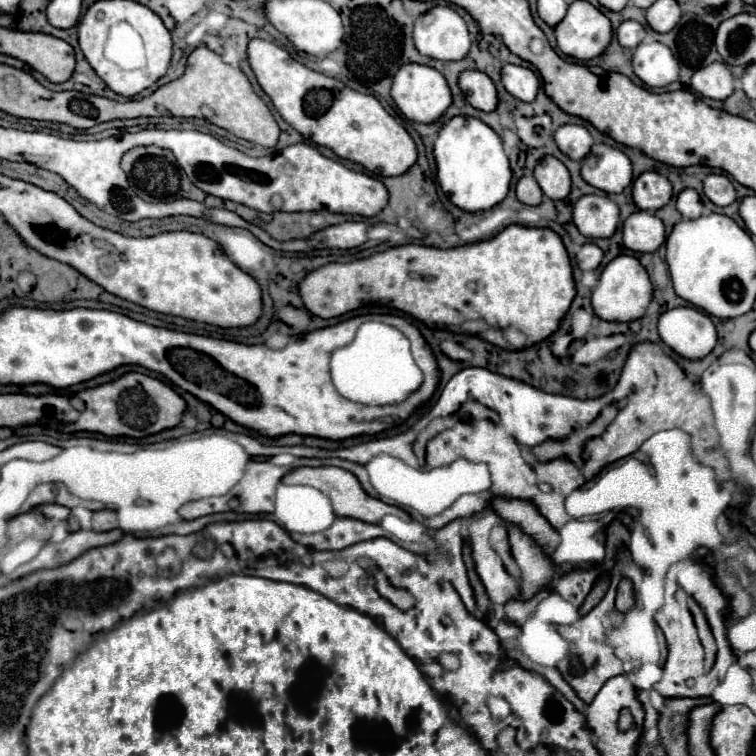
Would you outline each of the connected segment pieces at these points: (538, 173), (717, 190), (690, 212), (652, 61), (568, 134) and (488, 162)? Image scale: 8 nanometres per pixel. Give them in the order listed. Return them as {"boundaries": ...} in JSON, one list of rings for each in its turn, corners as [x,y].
{"boundaries":[[[[544,157],[534,169],[534,177],[546,197],[556,201],[568,197],[572,185],[570,173],[564,167],[564,163],[558,161],[556,157]]],[[[710,173],[704,179],[704,195],[718,207],[726,207],[736,199],[732,181],[726,175],[716,175],[716,173]]],[[[684,189],[678,195],[678,211],[684,219],[696,219],[702,215],[702,203],[700,203],[700,195],[694,189]]],[[[658,41],[640,43],[632,55],[632,67],[648,87],[666,87],[668,83],[678,79],[680,71],[670,47]]],[[[562,125],[554,133],[554,139],[556,139],[556,145],[560,147],[560,151],[574,161],[580,161],[582,157],[586,157],[586,153],[590,151],[590,147],[594,143],[592,135],[582,125]]],[[[452,117],[434,143],[438,183],[450,201],[464,211],[484,211],[498,205],[510,189],[510,163],[502,139],[476,117]]]]}

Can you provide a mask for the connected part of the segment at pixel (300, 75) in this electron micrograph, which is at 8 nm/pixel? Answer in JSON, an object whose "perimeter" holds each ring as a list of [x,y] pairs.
{"perimeter":[[[262,39],[248,43],[248,61],[276,111],[302,137],[312,137],[314,143],[332,149],[338,157],[360,163],[370,173],[392,177],[406,173],[418,159],[416,143],[410,133],[396,123],[374,95],[362,95],[338,79],[326,77],[306,65],[294,61],[287,51]]]}

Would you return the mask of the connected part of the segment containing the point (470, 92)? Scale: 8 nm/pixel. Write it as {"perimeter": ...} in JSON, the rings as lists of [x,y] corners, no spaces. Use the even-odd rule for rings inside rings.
{"perimeter":[[[464,71],[460,75],[460,89],[468,103],[480,111],[494,111],[498,107],[496,85],[482,71]]]}

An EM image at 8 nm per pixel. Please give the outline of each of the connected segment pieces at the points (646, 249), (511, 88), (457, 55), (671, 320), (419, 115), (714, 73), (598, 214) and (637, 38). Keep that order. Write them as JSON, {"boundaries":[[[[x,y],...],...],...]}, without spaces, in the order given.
{"boundaries":[[[[648,211],[632,213],[622,225],[622,235],[624,245],[638,253],[654,253],[666,241],[662,221]]],[[[504,65],[502,67],[502,83],[510,95],[520,101],[534,101],[541,87],[538,77],[532,69],[520,65]]],[[[436,5],[414,23],[416,49],[432,59],[458,61],[470,49],[470,33],[464,19],[448,5]]],[[[676,307],[662,313],[658,333],[674,353],[690,361],[704,359],[718,341],[712,319],[694,307]]],[[[406,63],[398,69],[398,73],[394,75],[394,81],[392,81],[390,95],[396,103],[396,107],[410,121],[418,121],[418,123],[434,123],[452,103],[450,87],[448,87],[444,75],[428,65],[418,65],[418,63]]],[[[710,63],[692,75],[690,85],[702,97],[724,101],[734,91],[734,77],[726,63]]],[[[584,195],[574,205],[572,219],[586,237],[612,237],[618,229],[620,211],[606,195]]],[[[624,21],[618,31],[616,31],[616,37],[620,41],[622,47],[628,47],[628,49],[634,49],[644,37],[646,37],[646,29],[642,23],[638,21]]]]}

